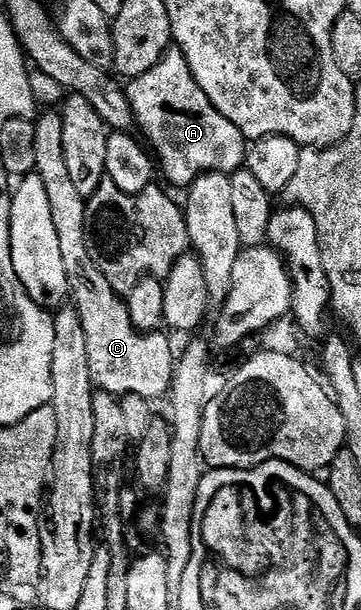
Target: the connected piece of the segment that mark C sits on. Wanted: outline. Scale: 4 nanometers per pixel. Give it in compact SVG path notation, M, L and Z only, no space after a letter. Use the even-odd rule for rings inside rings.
M54 109L47 110L42 114L37 116L34 123L35 163L33 170L43 182L51 206L52 222L56 227L56 237L60 243L60 257L64 259L64 273L68 273L69 298L72 300L74 311L78 314L80 325L84 329L84 345L88 347L90 380L97 390L106 391L115 397L139 395L141 399L157 401L161 395L163 398L169 392L174 377L176 351L174 353L173 349L170 348L169 337L171 338L171 336L169 334L166 334L167 336L162 335L163 333L137 331L128 317L125 298L115 293L112 285L108 285L104 273L100 273L100 269L96 269L92 257L88 257L88 249L86 248L86 199L76 193L75 185L71 182L71 176L68 174L67 162L64 161L61 117L59 112Z

